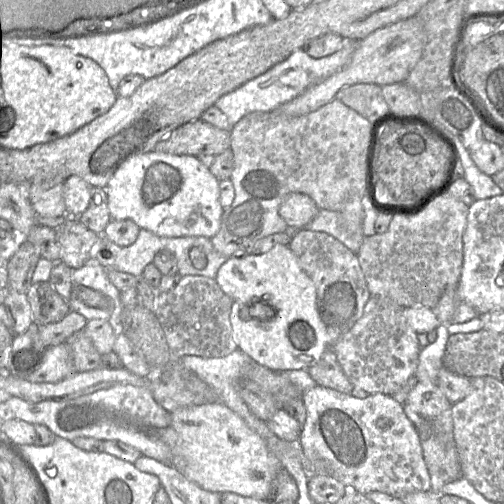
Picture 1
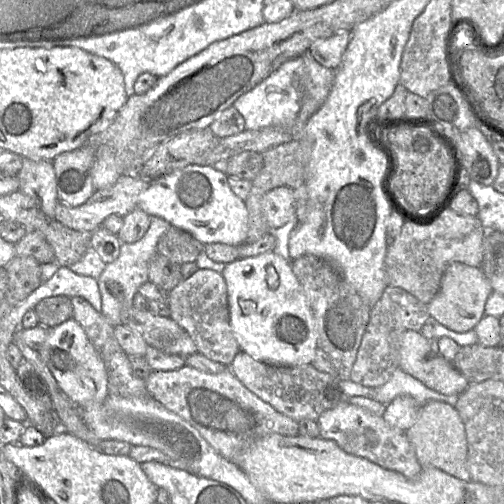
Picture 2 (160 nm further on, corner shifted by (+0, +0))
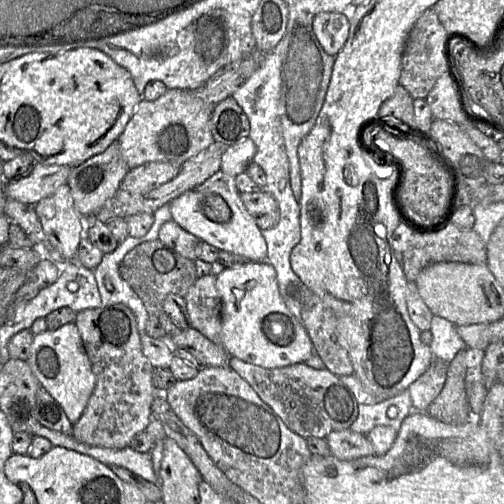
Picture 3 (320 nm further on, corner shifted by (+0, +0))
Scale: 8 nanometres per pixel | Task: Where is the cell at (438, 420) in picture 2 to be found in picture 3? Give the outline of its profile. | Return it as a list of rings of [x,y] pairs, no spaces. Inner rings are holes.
[[[465,348],[448,365],[447,378],[439,395],[426,413],[446,424],[462,425],[470,419],[470,408],[465,390],[467,368],[481,367],[484,351]]]

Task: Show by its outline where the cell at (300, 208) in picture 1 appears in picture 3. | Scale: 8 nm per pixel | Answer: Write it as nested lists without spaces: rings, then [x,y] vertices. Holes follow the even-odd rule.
[[[267,191],[240,193],[240,198],[260,230],[270,229],[278,223],[280,217],[278,204]]]

